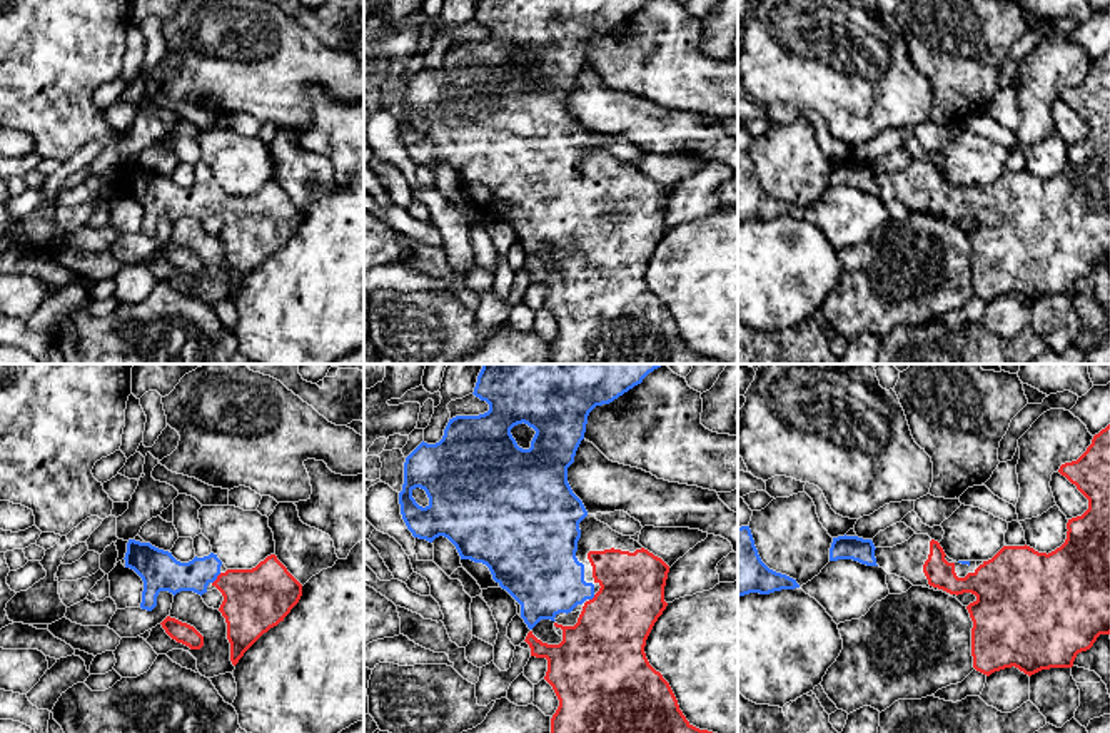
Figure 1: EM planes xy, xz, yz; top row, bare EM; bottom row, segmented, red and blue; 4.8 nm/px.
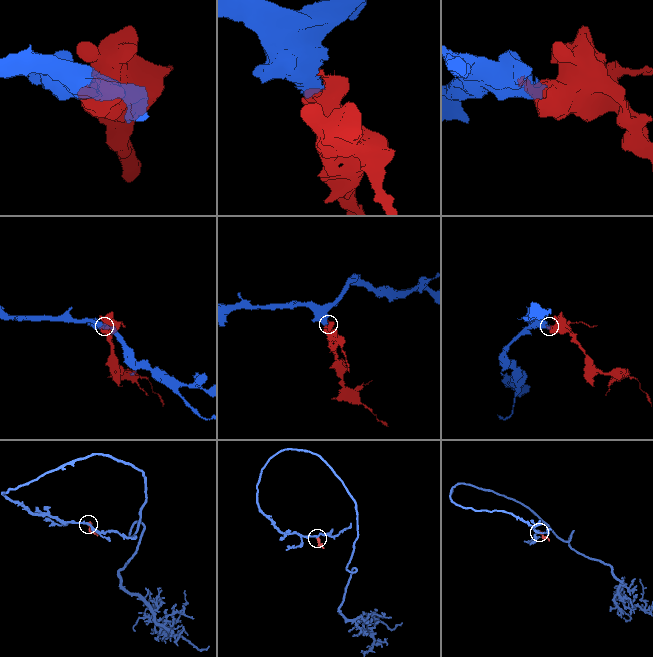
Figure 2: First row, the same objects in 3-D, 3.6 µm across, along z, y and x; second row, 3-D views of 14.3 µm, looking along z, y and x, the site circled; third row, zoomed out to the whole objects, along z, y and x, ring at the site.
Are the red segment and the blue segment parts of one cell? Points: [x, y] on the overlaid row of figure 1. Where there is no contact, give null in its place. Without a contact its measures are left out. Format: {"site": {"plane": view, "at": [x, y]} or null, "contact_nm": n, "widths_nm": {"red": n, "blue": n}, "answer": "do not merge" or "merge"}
{"site": {"plane": "xy", "at": [217, 578]}, "contact_nm": 70, "widths_nm": {"red": 300, "blue": 170}, "answer": "merge"}

